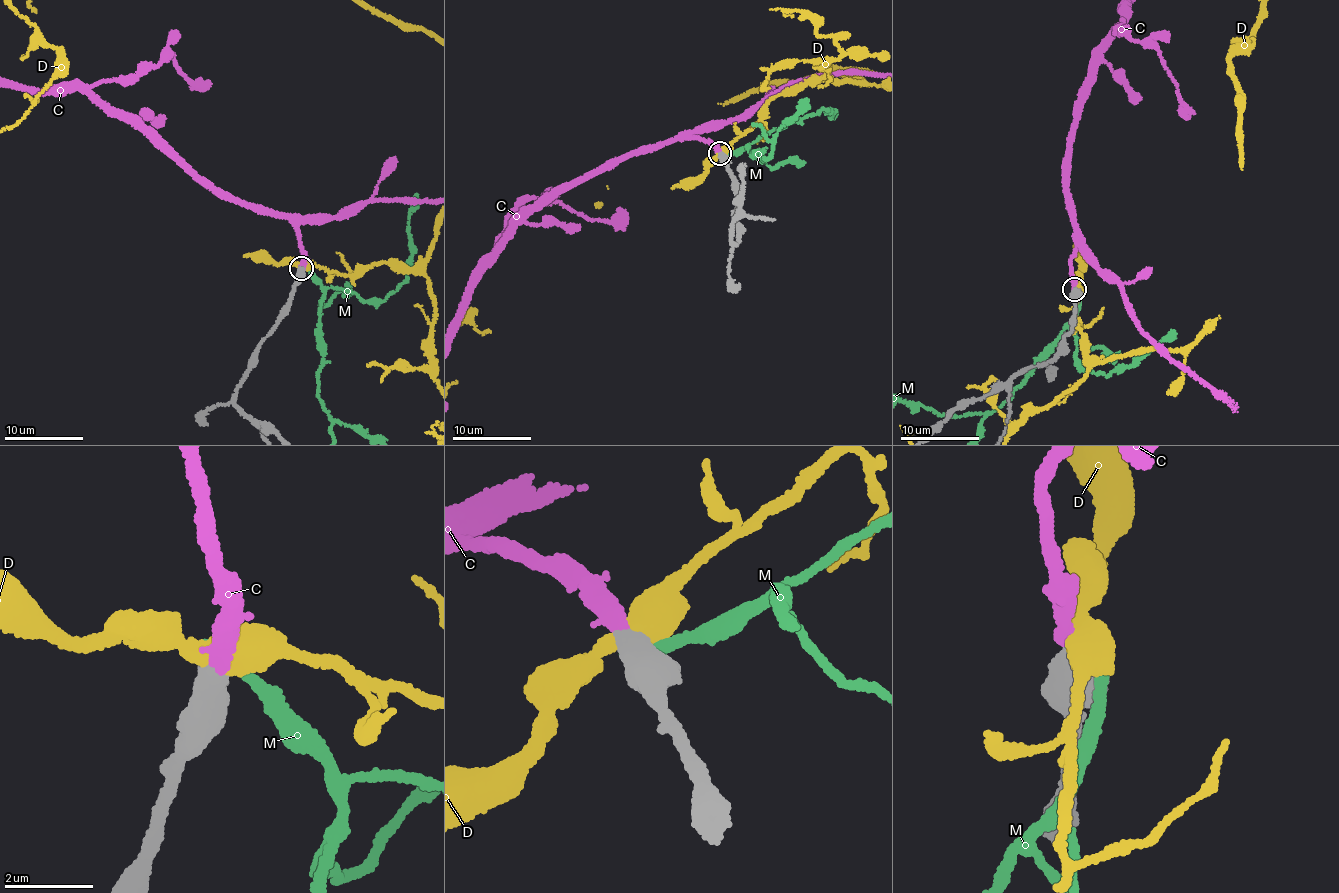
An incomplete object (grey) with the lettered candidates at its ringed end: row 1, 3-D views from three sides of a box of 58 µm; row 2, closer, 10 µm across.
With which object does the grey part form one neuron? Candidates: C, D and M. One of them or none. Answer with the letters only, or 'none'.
C

